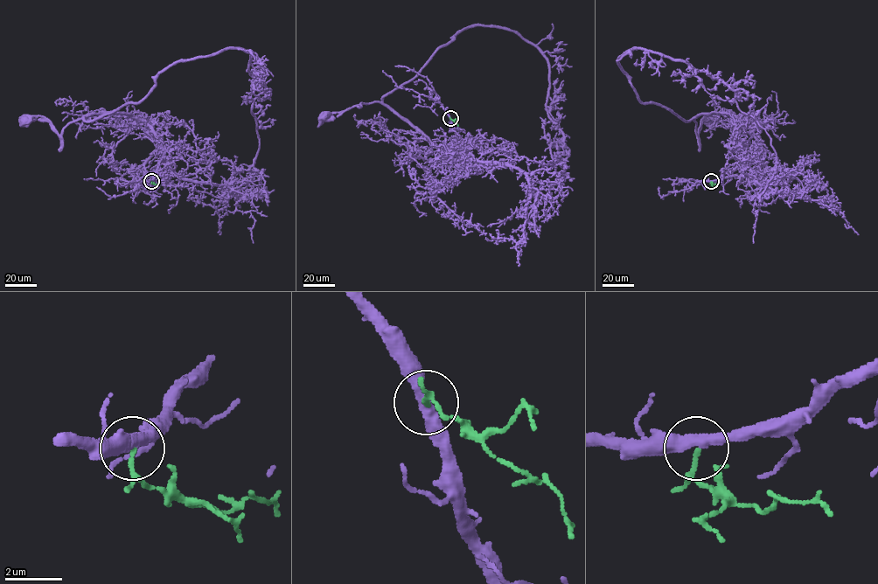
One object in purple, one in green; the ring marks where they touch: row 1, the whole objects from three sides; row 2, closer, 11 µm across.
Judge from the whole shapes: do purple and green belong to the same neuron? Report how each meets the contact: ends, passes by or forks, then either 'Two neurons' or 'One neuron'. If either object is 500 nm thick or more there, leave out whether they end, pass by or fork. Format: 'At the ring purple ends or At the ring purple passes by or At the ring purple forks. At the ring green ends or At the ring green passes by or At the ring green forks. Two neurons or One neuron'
At the ring purple passes by. At the ring green passes by. One neuron

